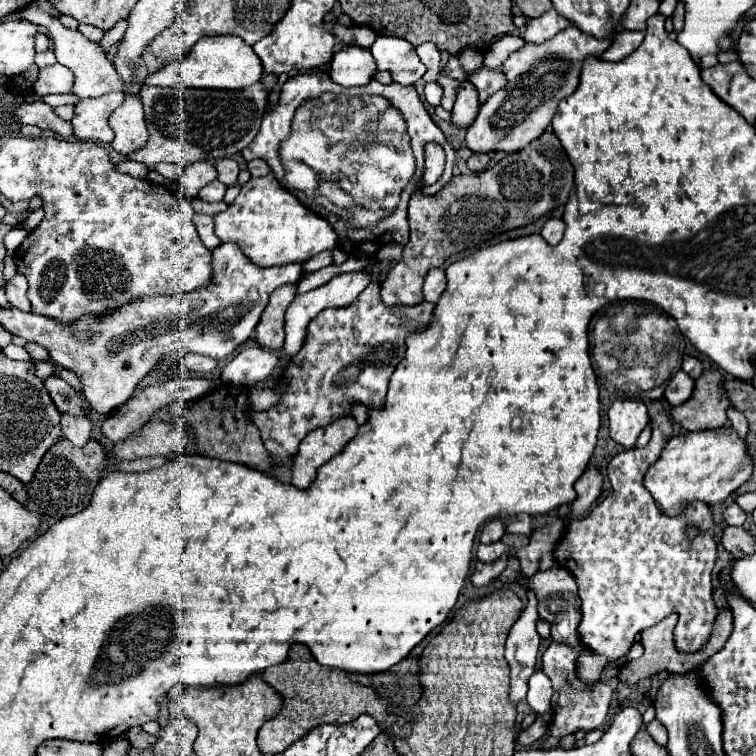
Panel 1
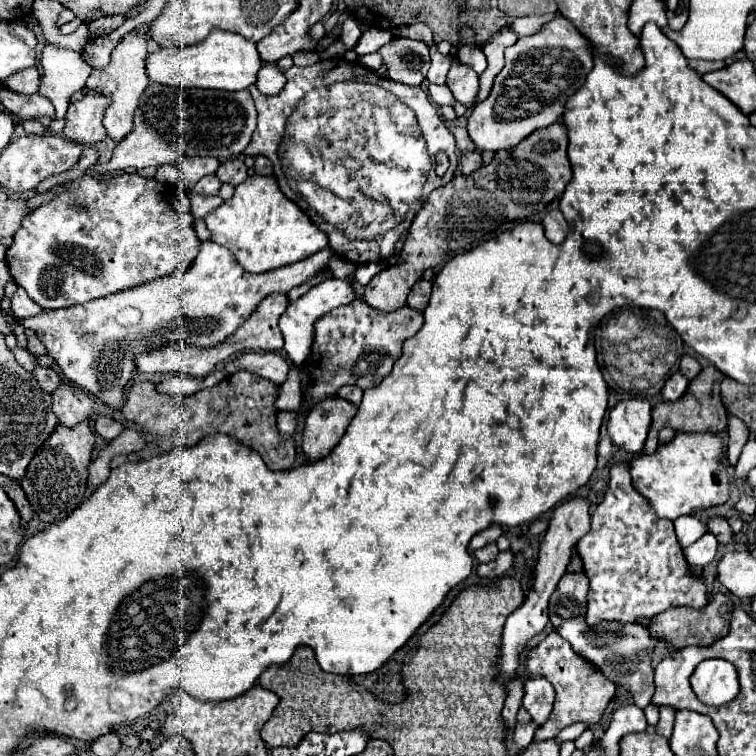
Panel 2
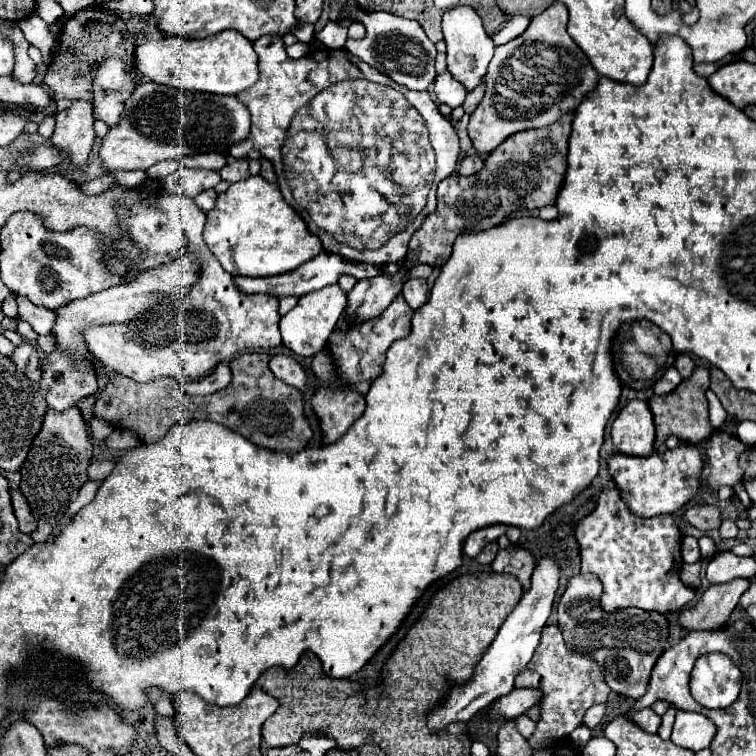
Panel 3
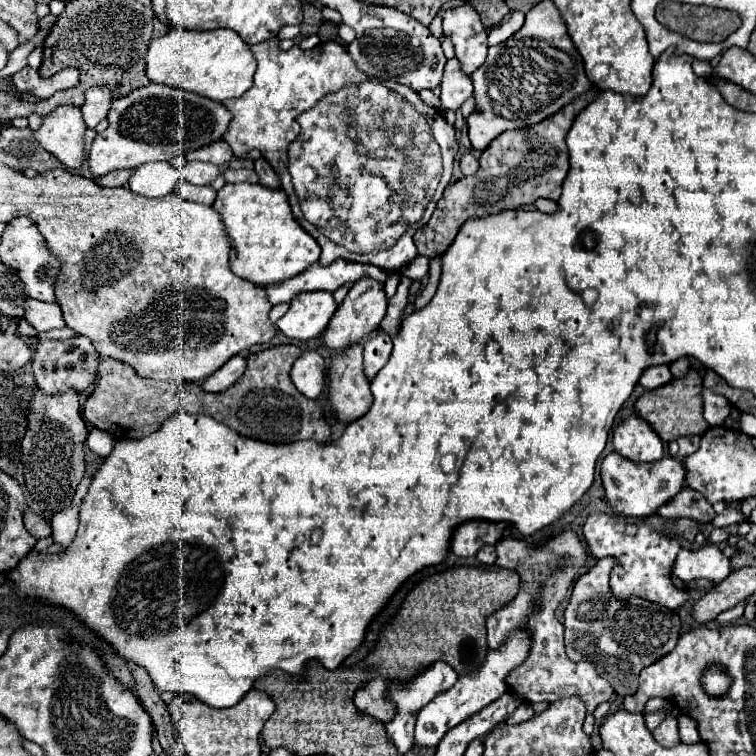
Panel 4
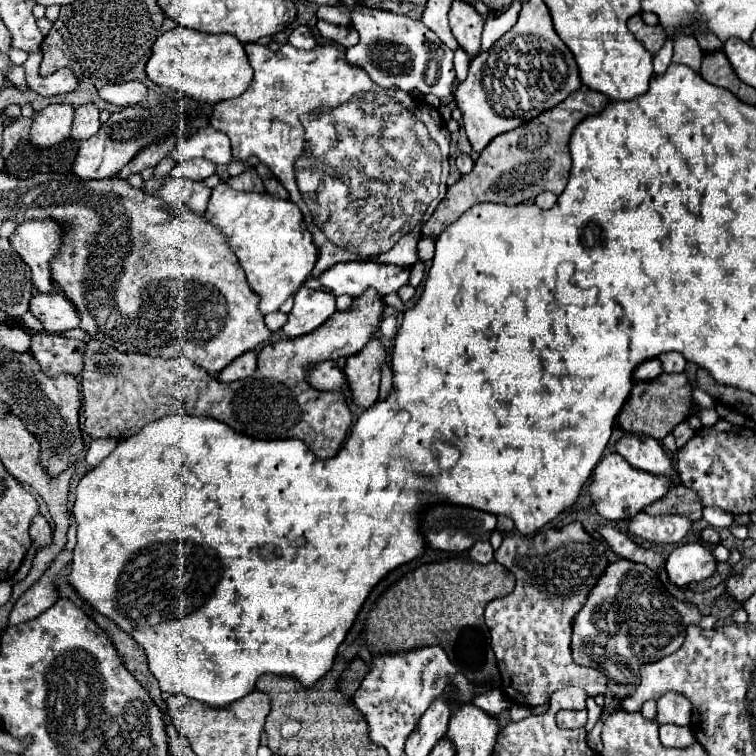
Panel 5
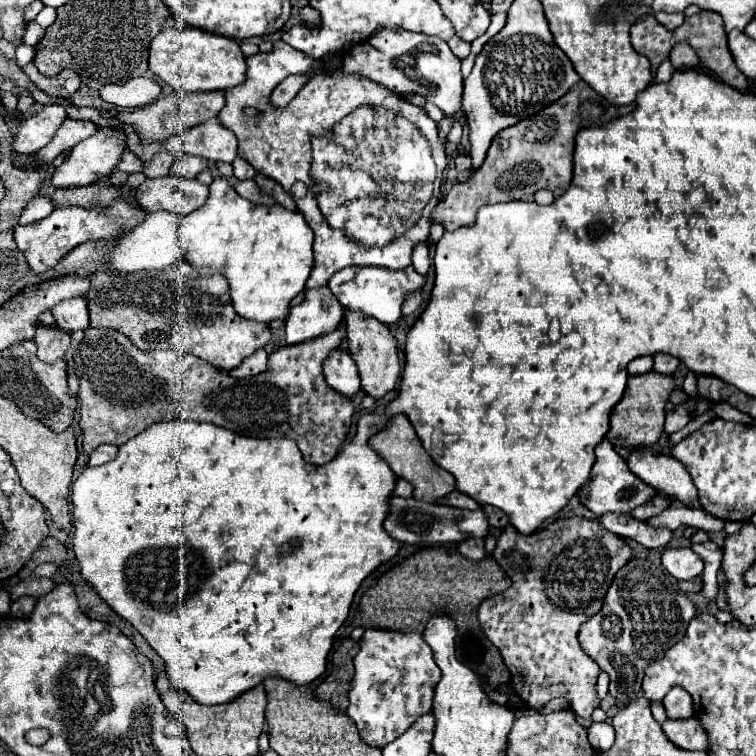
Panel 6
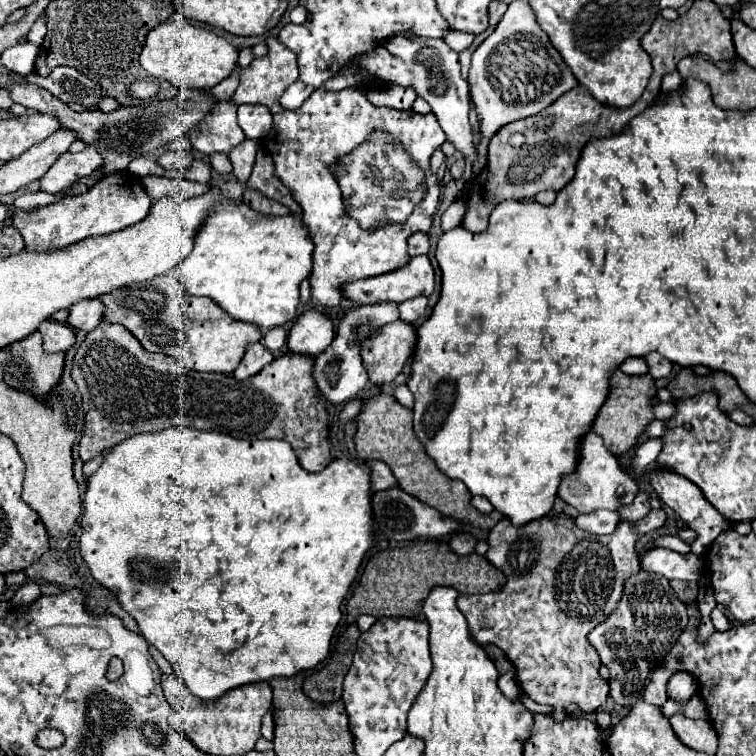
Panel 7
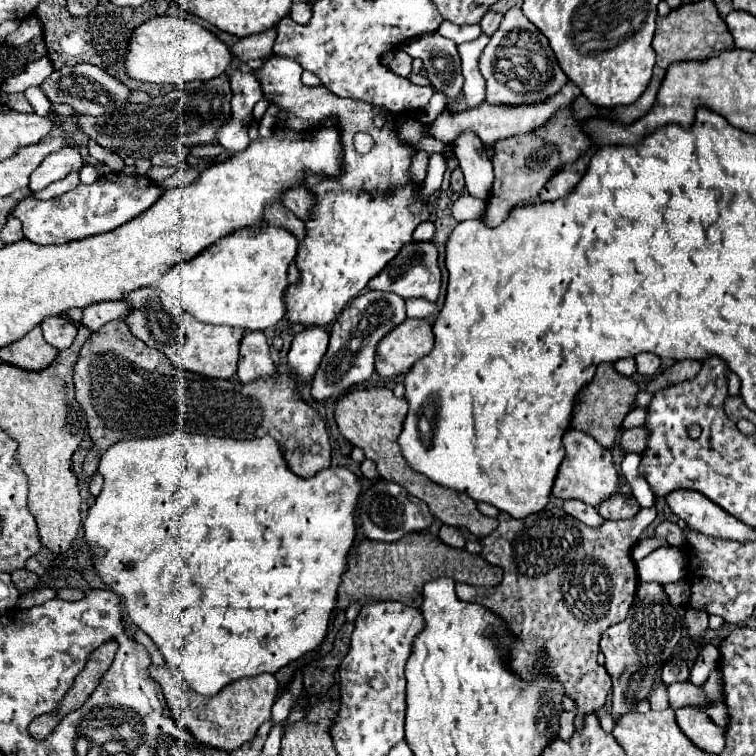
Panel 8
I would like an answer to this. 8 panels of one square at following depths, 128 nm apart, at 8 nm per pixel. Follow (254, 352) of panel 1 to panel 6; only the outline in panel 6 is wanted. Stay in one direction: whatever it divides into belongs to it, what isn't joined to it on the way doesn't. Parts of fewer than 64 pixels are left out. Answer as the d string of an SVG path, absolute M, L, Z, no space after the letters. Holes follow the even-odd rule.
M334 350L324 360L324 378L330 388L352 398L360 390L360 376L352 356L344 350Z

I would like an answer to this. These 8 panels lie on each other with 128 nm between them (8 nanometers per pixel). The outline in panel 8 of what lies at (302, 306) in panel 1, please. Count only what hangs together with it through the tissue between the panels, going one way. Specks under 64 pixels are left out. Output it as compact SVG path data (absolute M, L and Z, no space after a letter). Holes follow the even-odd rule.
M320 326L304 328L294 336L292 348L288 352L288 364L302 384L306 380L312 380L322 356L326 354L326 348L328 348L328 332Z

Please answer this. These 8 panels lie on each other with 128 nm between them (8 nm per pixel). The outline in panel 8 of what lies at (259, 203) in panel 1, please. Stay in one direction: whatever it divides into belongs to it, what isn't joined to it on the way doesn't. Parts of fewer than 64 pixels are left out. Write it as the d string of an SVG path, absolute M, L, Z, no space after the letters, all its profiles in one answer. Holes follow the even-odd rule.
M260 222L258 226L248 226L236 230L234 234L228 234L226 238L222 238L222 242L214 242L214 246L208 246L196 258L172 266L160 278L158 288L178 298L184 310L188 310L206 324L226 324L226 326L244 328L246 332L266 330L276 326L286 316L284 296L290 286L288 268L290 262L296 258L296 254L298 254L298 240L294 238L294 234L290 234L284 226L270 226L268 222Z

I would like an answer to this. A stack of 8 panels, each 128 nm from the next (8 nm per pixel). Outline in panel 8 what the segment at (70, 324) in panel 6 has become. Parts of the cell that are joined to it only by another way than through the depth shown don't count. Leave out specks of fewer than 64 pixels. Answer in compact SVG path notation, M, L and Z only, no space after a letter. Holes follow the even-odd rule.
M124 300L118 302L98 302L94 306L86 306L82 310L82 320L80 324L90 328L92 332L96 332L98 328L102 328L106 322L110 320L120 320L122 316L126 316L130 312L128 304Z

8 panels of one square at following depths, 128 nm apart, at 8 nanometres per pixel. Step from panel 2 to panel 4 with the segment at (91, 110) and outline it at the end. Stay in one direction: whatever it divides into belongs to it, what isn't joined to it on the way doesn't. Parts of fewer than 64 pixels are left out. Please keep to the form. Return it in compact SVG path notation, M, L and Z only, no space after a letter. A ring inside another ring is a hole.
M58 106L44 116L44 124L36 130L36 140L48 152L52 152L68 170L78 170L84 160L84 132L86 122L78 106Z

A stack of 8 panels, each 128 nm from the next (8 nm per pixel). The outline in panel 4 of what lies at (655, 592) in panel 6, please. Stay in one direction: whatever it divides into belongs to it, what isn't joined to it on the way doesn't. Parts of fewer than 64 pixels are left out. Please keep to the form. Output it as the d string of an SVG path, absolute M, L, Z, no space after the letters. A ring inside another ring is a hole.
M602 558L594 568L582 574L572 590L564 610L566 654L572 662L592 662L616 694L628 696L638 692L638 674L676 648L680 636L680 618L674 610L666 610L642 598L620 602L608 588L614 558ZM744 600L742 604L738 604L738 606L734 606L734 608L726 610L726 612L722 612L722 614L718 616L718 622L726 624L726 622L734 622L734 620L738 620L738 618L744 614L744 606L746 606L746 600Z

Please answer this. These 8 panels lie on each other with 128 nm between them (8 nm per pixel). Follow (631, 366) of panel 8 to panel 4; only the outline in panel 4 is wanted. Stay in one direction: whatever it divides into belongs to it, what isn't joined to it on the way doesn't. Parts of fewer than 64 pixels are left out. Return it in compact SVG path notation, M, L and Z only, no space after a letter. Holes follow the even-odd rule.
M660 364L660 366L646 368L644 374L642 374L642 378L640 378L640 384L646 390L652 390L652 388L660 388L660 386L668 384L670 380L672 380L672 374L670 374L668 364Z

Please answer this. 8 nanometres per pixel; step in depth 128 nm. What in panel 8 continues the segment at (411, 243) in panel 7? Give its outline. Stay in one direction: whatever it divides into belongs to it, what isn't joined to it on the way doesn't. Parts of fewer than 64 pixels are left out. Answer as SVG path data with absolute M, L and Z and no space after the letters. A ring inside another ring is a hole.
M422 222L412 234L414 240L422 240L422 242L430 242L432 236L434 236L434 224L432 222Z

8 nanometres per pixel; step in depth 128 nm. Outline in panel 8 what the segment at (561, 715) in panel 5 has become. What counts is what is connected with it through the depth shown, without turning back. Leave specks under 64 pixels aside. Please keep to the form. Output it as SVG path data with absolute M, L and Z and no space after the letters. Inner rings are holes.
M562 508L544 510L524 520L516 520L506 512L500 512L498 516L500 526L494 530L494 534L488 534L480 542L484 546L482 558L486 558L490 564L500 566L504 570L504 580L496 588L476 588L457 583L456 596L464 602L484 604L486 608L490 608L490 612L500 614L510 634L514 636L514 644L510 646L510 666L518 676L522 676L524 680L532 680L536 664L540 662L544 672L554 676L562 684L564 694L576 702L578 712L590 714L602 708L612 684L606 668L602 668L596 660L600 654L598 642L602 632L612 624L622 622L630 610L638 582L630 552L638 542L642 530L654 522L656 508L642 508L642 512L638 512L630 520L608 520L600 528L584 526L576 518L568 516Z

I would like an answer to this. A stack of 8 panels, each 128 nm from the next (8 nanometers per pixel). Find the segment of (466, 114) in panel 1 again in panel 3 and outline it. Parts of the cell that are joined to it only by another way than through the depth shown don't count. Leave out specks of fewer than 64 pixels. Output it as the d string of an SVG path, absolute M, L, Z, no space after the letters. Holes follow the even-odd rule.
M456 6L448 10L442 18L442 34L448 44L448 52L446 52L448 54L448 72L468 92L474 90L482 82L482 76L486 74L488 64L490 64L490 58L494 56L494 42L484 32L480 16L470 6Z

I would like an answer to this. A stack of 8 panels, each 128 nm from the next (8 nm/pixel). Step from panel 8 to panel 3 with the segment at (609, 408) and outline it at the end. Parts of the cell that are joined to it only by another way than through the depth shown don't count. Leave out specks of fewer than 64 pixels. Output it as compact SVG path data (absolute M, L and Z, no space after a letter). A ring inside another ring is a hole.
M698 366L694 374L682 380L674 392L666 396L650 398L650 408L654 414L654 424L656 424L656 434L658 434L658 446L662 446L670 434L678 436L680 440L702 444L714 432L714 426L708 420L708 400L706 400L708 388L710 388L710 370L704 366Z

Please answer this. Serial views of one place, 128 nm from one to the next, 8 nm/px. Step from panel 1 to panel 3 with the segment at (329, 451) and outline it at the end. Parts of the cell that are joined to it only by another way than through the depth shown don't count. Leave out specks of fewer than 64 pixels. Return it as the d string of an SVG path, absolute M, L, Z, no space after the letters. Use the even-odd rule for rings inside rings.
M320 388L314 392L312 410L320 420L322 444L332 444L346 434L350 424L364 412L364 396L352 390Z

